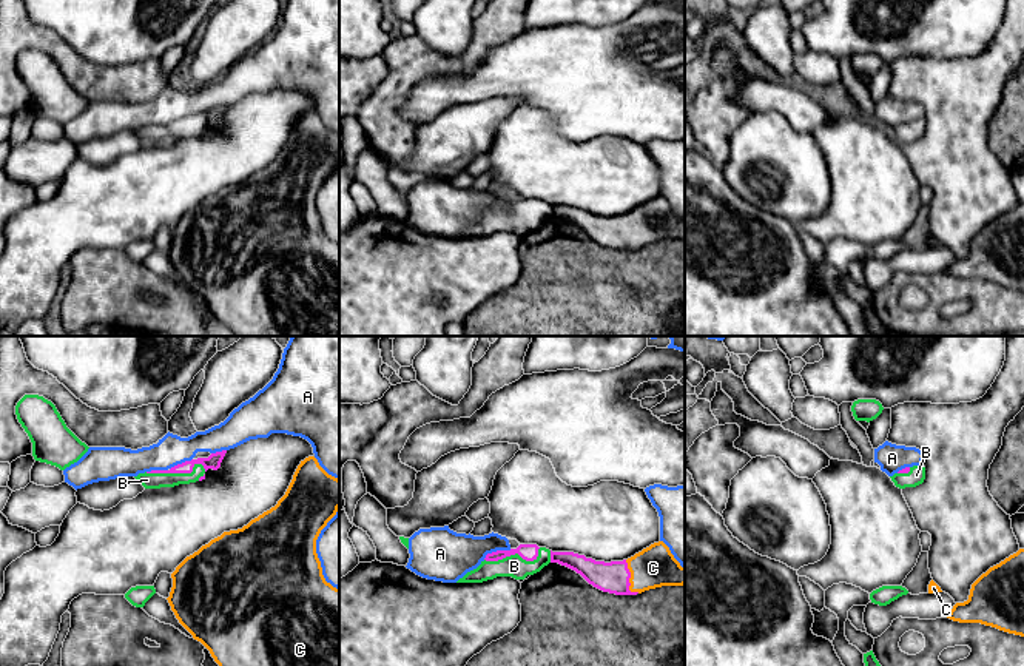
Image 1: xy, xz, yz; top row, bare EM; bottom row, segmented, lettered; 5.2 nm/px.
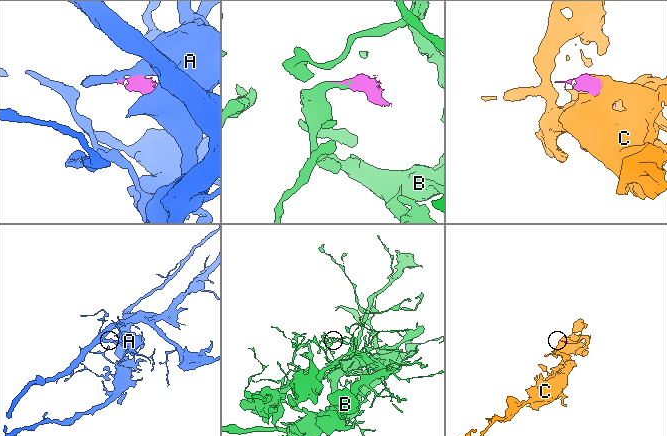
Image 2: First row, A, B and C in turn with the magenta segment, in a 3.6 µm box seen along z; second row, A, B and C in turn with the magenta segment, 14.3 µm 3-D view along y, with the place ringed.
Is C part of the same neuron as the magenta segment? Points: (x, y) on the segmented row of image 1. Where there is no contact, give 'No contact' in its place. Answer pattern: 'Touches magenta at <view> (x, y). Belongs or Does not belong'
Touches magenta at xz (628, 580). Belongs

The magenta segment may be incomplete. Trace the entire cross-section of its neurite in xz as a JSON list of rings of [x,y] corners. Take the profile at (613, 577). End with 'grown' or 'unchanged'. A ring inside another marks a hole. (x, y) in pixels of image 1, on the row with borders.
[[[663,541],[623,561],[605,563],[574,552],[551,550],[551,563],[569,567],[594,587],[615,595],[637,595],[662,586],[685,584],[685,567]]] | grown

